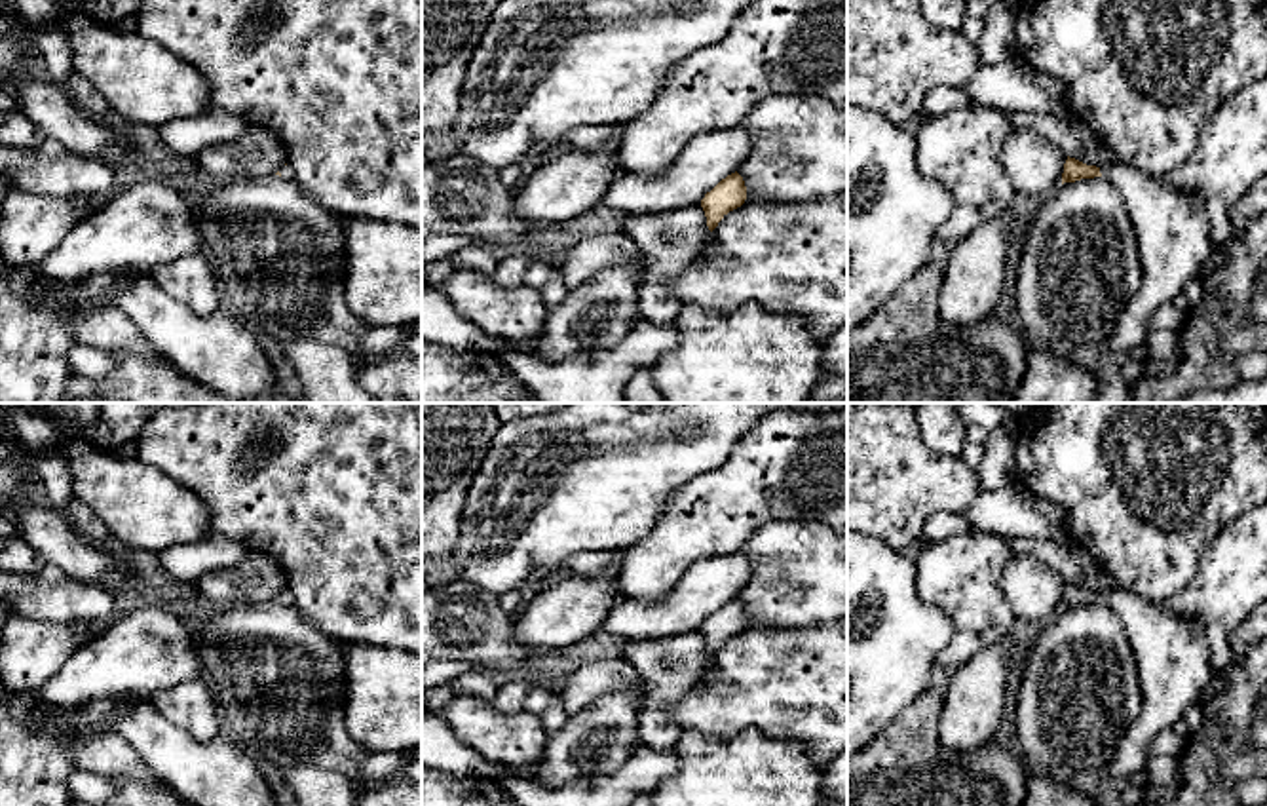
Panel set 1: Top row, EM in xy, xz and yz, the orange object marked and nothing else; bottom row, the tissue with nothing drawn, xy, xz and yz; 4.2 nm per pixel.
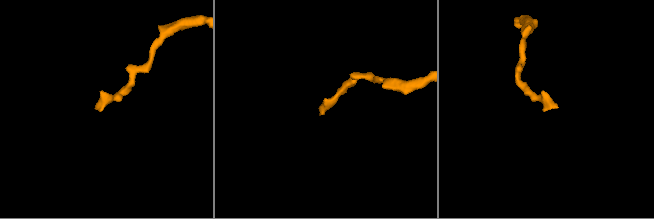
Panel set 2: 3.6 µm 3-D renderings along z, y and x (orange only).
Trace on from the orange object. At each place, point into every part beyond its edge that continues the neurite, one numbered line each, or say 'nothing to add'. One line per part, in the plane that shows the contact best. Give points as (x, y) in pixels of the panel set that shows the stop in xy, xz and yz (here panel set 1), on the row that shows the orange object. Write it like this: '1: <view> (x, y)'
1: yz (1172, 238)

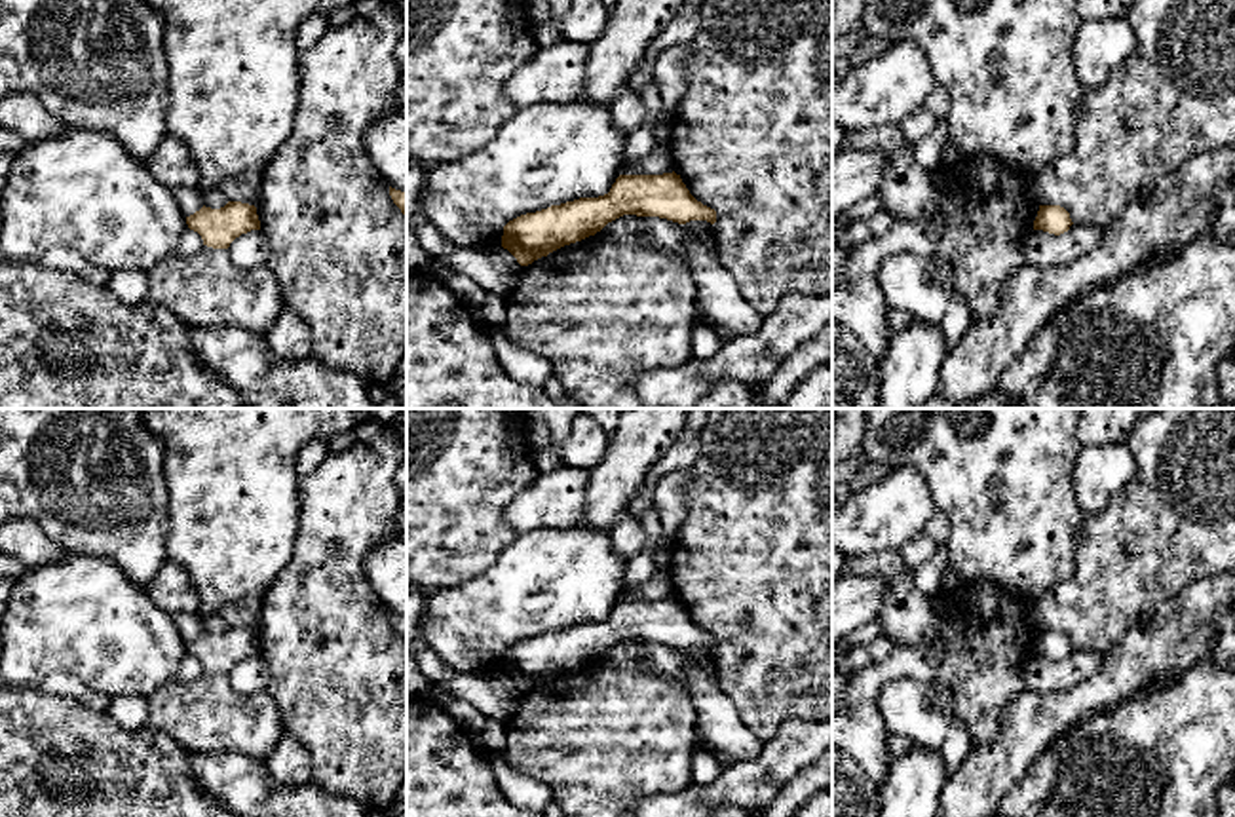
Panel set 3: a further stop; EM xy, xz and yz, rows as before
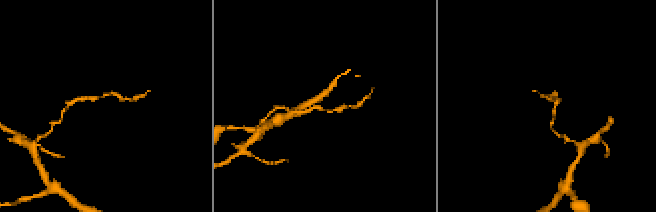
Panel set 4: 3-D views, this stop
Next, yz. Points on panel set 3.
nothing to add

